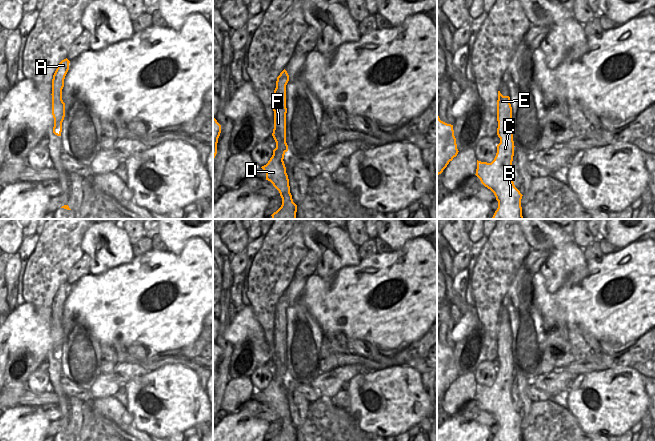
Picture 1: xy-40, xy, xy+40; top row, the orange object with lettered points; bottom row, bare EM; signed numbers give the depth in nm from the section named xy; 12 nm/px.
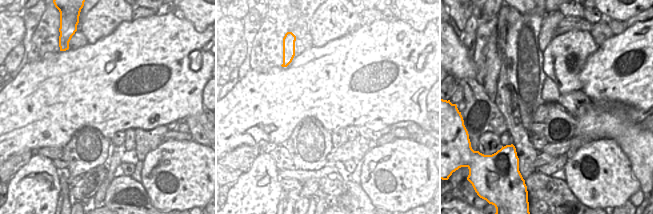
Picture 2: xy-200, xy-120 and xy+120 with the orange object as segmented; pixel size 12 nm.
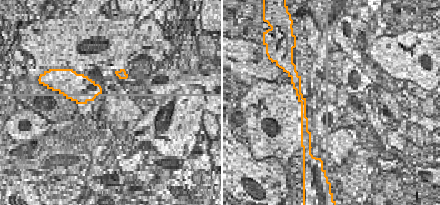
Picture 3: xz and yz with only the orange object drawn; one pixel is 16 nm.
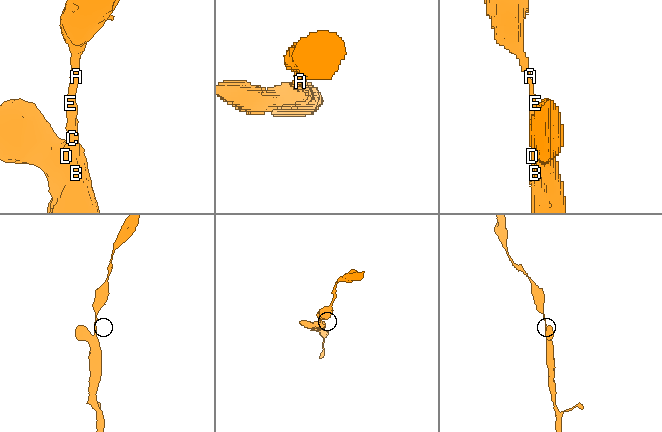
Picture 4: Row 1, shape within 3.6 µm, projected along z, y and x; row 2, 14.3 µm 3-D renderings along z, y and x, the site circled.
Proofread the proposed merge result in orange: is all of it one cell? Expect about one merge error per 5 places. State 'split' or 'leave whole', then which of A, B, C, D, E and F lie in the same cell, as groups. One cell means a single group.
leave whole; groups A B C D E F

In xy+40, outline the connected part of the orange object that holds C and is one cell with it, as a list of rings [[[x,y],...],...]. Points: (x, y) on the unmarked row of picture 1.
[[[498,315],[497,324],[497,359],[500,367],[491,387],[477,384],[476,400],[490,413],[498,425],[498,432],[493,441],[523,441],[522,418],[515,411],[512,401],[514,365],[512,357],[512,331],[510,321]]]

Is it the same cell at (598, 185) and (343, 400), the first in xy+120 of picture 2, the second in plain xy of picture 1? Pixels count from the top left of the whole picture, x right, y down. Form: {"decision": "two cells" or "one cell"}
{"decision": "two cells"}

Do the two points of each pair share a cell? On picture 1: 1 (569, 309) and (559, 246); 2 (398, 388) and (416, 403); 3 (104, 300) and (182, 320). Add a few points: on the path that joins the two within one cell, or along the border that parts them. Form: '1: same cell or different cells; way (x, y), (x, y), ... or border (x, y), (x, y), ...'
1: different cells; border (585, 268), (574, 272), (554, 292), (544, 286)
2: same cell; way (402, 392), (412, 402)
3: same cell; way (123, 304), (134, 304), (146, 313), (163, 313)

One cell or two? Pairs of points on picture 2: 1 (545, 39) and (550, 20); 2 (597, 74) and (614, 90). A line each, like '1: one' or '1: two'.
1: one
2: one

